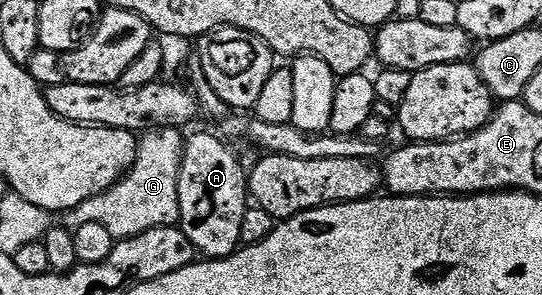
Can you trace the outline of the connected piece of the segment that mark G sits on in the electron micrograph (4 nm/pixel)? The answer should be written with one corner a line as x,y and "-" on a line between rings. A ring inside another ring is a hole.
153,128
140,137
137,157
132,168
103,194
80,204
68,213
67,220
73,228
83,222
99,222
113,235
114,241
138,236
148,228
172,228
180,225
179,170
181,154
185,151
182,129

